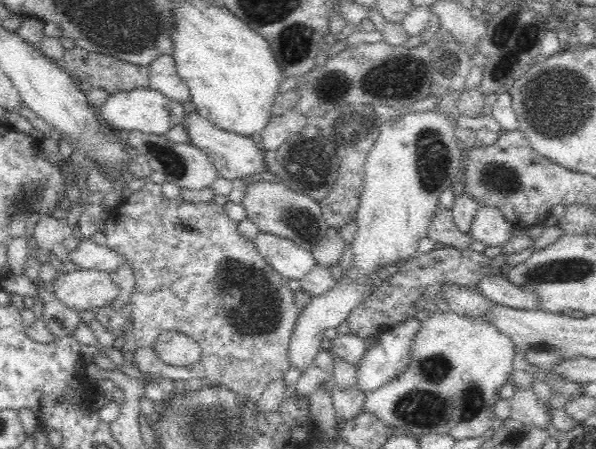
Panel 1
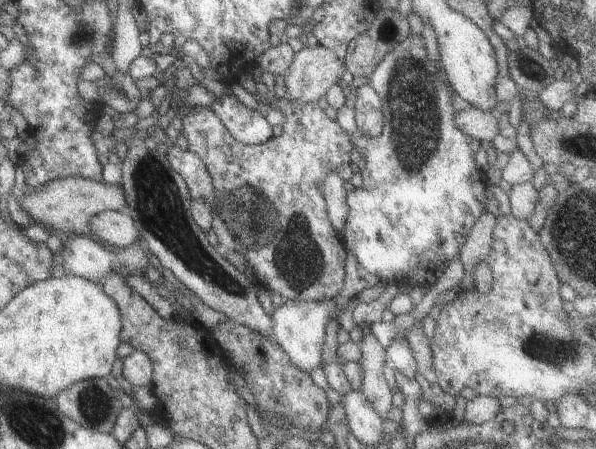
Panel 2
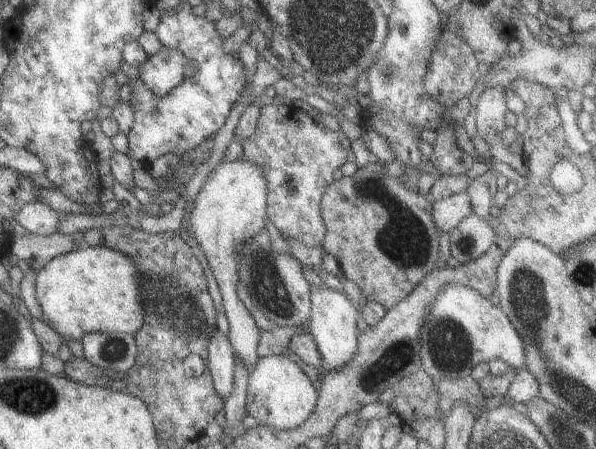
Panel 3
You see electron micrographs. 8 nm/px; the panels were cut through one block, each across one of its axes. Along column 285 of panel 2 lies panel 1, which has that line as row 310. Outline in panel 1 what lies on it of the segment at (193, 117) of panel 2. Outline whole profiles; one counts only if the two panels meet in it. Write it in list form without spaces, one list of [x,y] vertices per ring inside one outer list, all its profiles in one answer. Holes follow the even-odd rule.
[[[152,180],[147,184],[144,184],[138,191],[132,193],[128,198],[125,198],[121,204],[118,204],[114,208],[114,212],[108,213],[105,218],[105,228],[103,234],[106,236],[105,245],[108,248],[121,254],[131,264],[131,269],[134,272],[136,278],[136,285],[134,290],[129,296],[129,301],[123,306],[121,311],[116,311],[113,306],[106,305],[105,307],[99,308],[95,312],[95,317],[100,324],[106,328],[109,332],[112,332],[116,336],[115,340],[117,344],[122,344],[124,334],[120,331],[128,322],[130,318],[132,322],[132,330],[136,339],[136,349],[129,356],[131,364],[138,368],[143,376],[149,376],[149,378],[172,378],[172,380],[180,379],[192,379],[201,378],[205,384],[212,386],[224,386],[229,388],[232,392],[238,395],[245,396],[249,400],[257,401],[259,396],[266,390],[266,387],[276,380],[283,378],[283,375],[290,368],[289,365],[289,340],[293,333],[295,324],[299,316],[299,308],[294,303],[293,291],[290,290],[288,282],[284,277],[280,277],[273,268],[268,266],[268,263],[260,256],[255,243],[248,240],[238,233],[238,223],[232,221],[226,215],[224,206],[218,205],[210,201],[209,203],[188,203],[184,202],[182,197],[177,194],[173,197],[164,196],[163,185],[160,185]],[[172,331],[178,331],[186,334],[195,340],[200,345],[200,360],[192,366],[186,366],[182,368],[175,368],[166,364],[163,360],[160,360],[155,355],[154,345],[156,339],[162,333],[168,333]]]

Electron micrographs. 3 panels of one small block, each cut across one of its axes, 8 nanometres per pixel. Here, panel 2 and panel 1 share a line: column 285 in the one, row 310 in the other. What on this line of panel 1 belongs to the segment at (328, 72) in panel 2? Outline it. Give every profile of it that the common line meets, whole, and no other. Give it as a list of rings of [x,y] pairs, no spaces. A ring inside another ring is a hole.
[[[77,269],[57,276],[53,282],[54,297],[76,312],[98,310],[111,305],[119,296],[114,274],[92,269]]]

